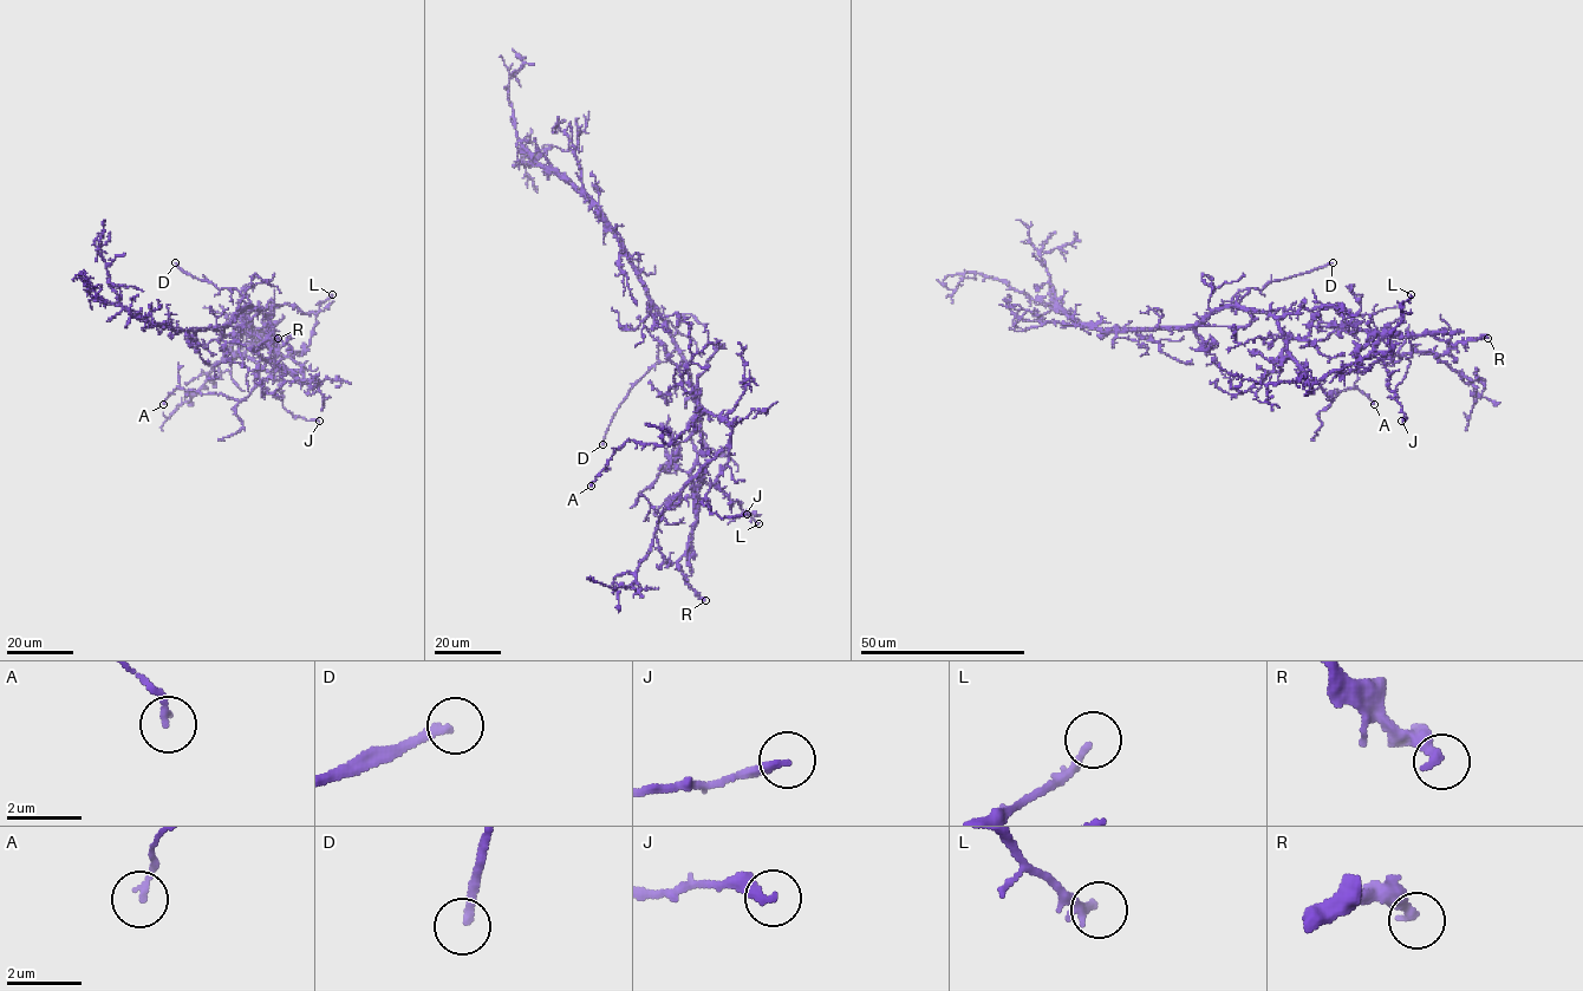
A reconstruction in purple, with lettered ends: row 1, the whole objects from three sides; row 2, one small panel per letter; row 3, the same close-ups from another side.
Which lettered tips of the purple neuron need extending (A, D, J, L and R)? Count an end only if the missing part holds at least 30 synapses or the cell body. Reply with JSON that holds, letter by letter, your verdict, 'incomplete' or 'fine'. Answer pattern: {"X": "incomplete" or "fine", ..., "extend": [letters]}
{"A": "fine", "D": "incomplete", "J": "fine", "L": "fine", "R": "fine", "extend": ["D"]}

